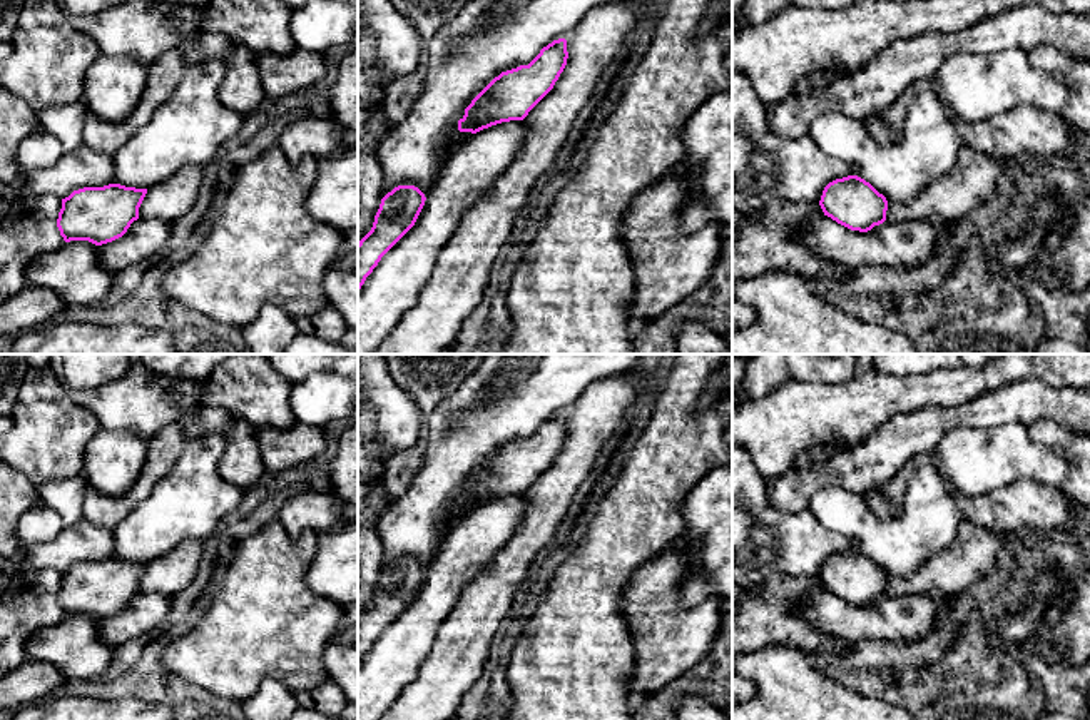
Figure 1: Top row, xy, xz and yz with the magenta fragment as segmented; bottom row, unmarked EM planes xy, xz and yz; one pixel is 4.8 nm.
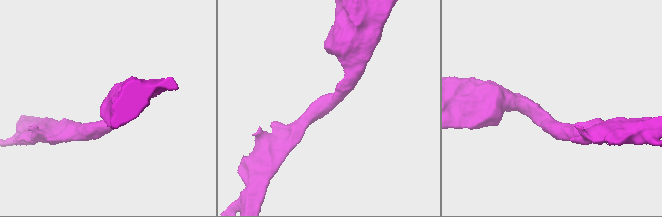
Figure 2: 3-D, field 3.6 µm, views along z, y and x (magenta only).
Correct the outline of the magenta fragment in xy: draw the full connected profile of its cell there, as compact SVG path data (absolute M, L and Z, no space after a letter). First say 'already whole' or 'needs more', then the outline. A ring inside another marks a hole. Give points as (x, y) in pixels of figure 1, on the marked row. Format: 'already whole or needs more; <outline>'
already whole; M109 184L84 187L62 199L57 227L65 242L89 241L102 246L122 237L139 219L147 189Z

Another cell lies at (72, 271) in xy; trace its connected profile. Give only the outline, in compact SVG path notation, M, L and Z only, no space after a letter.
M89 241L64 242L37 257L27 271L28 286L53 291L65 306L99 304L114 284L114 274L99 264L97 246Z

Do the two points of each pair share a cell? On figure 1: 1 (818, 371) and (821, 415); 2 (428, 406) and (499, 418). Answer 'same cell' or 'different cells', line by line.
1: different cells
2: different cells

